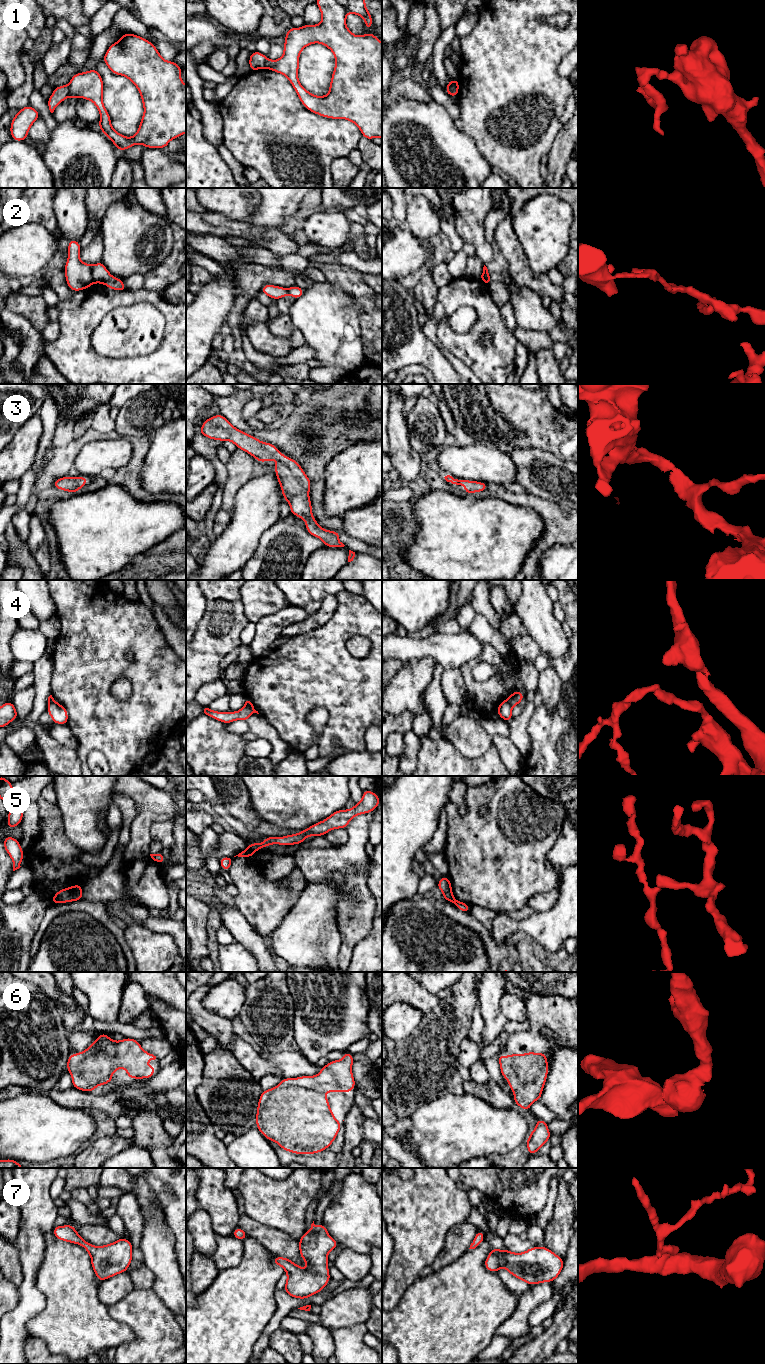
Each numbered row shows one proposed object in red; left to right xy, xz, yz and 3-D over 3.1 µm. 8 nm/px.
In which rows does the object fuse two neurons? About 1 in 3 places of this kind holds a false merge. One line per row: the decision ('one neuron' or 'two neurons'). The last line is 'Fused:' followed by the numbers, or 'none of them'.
1: two neurons
2: two neurons
3: one neuron
4: two neurons
5: two neurons
6: one neuron
7: one neuron
Fused: 1, 2, 4, 5

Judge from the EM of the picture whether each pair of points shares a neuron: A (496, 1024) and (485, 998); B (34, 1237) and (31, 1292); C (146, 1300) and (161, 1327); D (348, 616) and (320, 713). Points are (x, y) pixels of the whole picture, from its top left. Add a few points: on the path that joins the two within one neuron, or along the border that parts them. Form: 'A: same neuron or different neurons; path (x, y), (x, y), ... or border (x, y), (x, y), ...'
A: same neuron; path (493, 1018), (490, 1004)
B: same neuron; path (31, 1251), (30, 1278)
C: same neuron; path (146, 1307), (146, 1312), (154, 1320)
D: different neurons; border (316, 707), (328, 713), (321, 732)

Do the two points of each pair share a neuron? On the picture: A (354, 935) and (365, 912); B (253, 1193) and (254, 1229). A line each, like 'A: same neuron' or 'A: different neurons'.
A: same neuron
B: different neurons

